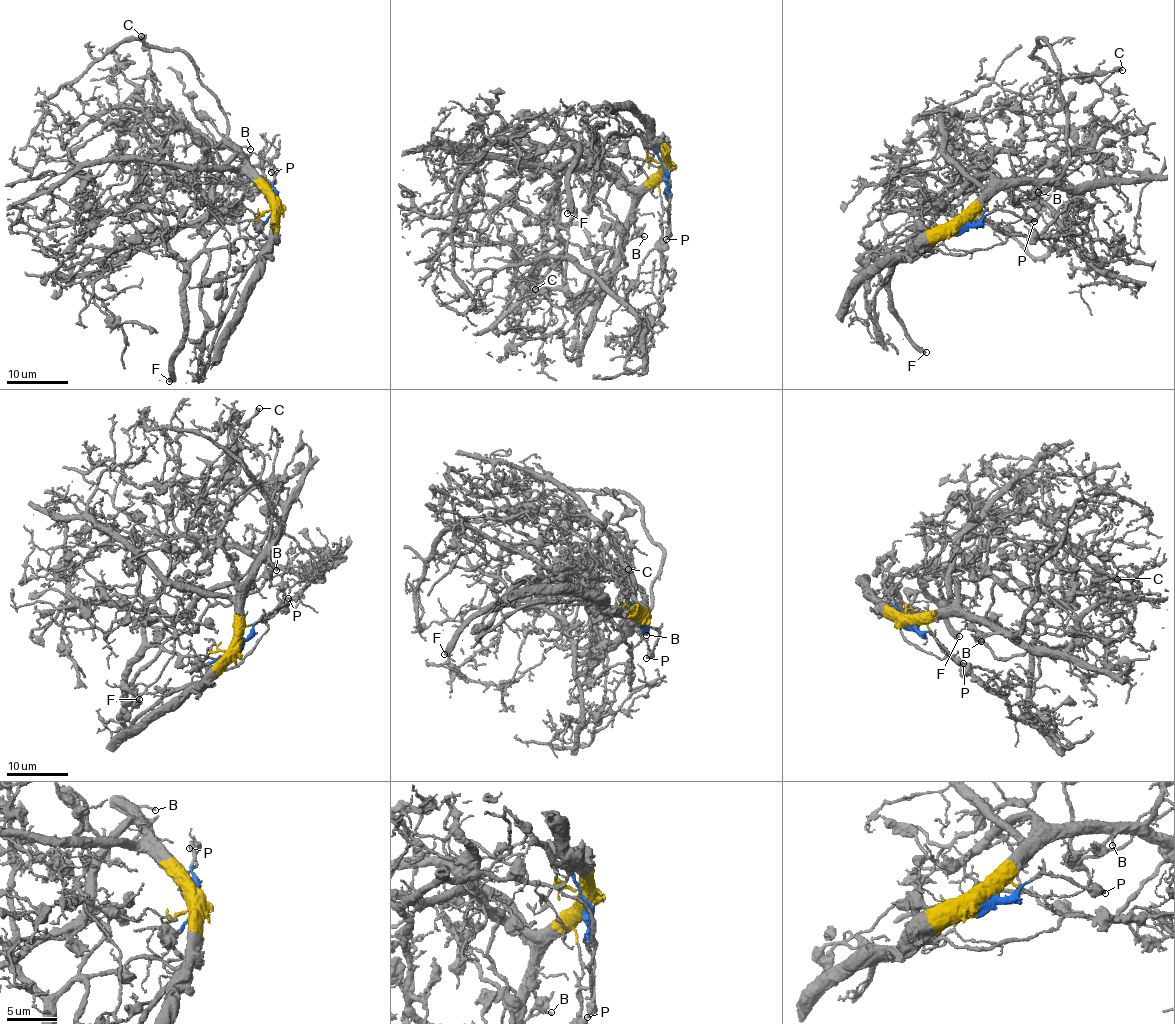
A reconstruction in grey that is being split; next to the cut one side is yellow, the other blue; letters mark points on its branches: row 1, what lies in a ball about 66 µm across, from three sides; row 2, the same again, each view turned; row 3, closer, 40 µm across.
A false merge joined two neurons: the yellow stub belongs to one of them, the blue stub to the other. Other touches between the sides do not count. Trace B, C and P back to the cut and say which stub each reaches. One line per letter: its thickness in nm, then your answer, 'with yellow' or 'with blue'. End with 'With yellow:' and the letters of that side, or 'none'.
B: 140 nm | with yellow
C: 440 nm | with yellow
P: 480 nm | with blue
With yellow: B, C

